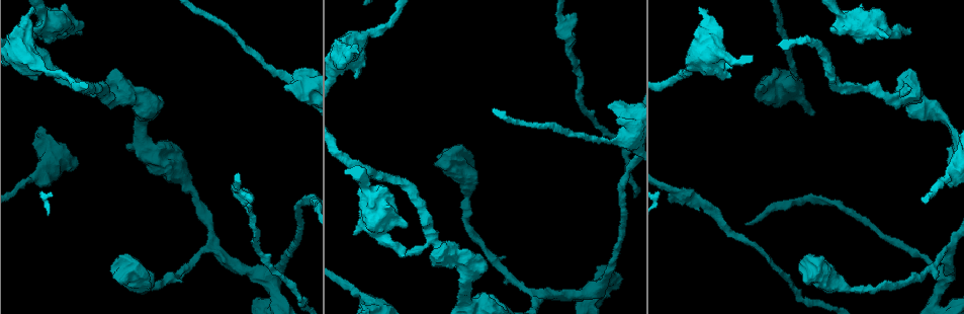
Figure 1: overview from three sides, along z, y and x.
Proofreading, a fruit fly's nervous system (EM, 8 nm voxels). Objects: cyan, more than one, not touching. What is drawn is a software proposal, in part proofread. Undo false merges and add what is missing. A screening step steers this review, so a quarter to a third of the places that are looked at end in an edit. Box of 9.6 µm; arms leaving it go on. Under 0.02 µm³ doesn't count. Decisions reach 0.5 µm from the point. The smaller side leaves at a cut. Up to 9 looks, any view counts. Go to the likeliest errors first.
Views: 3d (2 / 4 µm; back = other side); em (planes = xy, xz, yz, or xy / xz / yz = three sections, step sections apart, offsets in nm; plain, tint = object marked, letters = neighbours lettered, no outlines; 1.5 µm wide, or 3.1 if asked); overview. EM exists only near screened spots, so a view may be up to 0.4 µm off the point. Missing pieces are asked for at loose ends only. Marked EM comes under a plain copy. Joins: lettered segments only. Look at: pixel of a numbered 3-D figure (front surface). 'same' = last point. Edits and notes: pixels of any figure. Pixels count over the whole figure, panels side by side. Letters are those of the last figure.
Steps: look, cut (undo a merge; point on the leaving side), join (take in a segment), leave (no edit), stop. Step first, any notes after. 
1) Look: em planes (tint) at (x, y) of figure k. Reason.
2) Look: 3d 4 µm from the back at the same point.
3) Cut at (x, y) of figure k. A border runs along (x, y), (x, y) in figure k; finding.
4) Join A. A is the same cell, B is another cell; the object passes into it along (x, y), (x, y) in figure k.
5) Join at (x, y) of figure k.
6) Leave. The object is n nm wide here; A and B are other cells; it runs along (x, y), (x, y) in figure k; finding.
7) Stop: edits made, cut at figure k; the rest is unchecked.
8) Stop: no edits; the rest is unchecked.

Look: 3d 4 µm at (405, 255) of figure 1. Branch stops here.

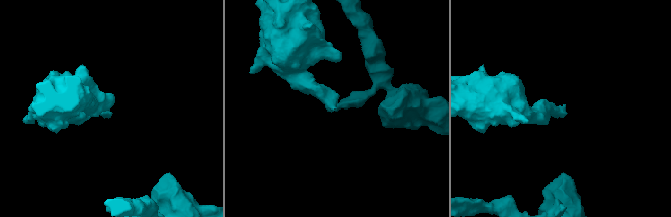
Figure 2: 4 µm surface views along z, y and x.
Look: em planes (letters) at (563, 106) of figure 2.

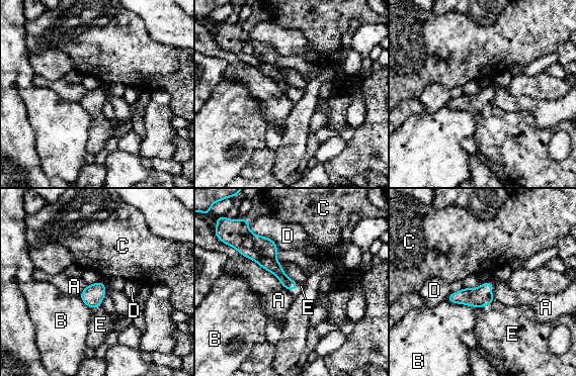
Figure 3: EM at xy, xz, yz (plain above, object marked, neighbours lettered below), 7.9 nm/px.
Join E. E is the same cell, A, B, C and D are other cells; the cell continues.

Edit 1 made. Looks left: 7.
Look: em planes (letters) at (358, 76) of figure 1. An open end.

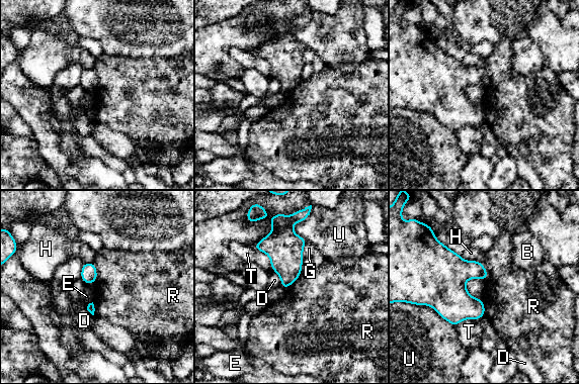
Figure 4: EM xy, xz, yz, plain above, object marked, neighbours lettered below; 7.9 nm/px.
Leave. B, D, E, G, H, R, T and U are other cells; none of them fits.

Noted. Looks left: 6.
Look: 3d 4 µm at (904, 100) of figure 1. Two arms in line, one across.

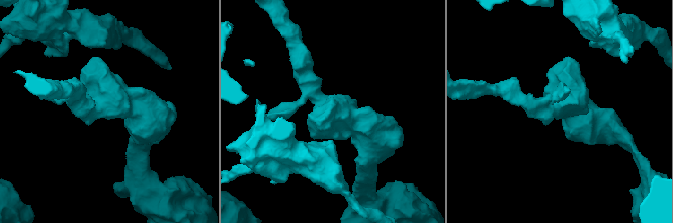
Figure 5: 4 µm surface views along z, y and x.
Look: em yz step 4 (tint) at (324, 102) of figure 5. Need the tissue.

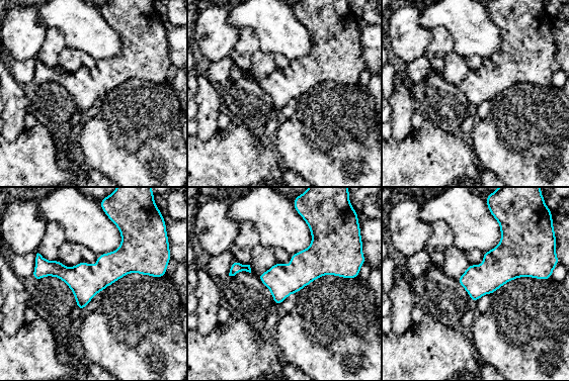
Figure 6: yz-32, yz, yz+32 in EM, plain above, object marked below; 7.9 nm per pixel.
Look: em yz step 4 (letters) at the same point. See the neighbours.

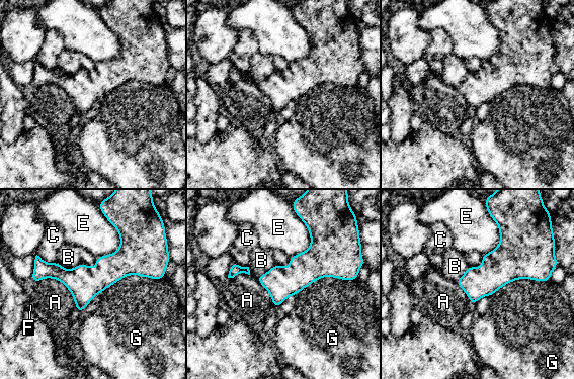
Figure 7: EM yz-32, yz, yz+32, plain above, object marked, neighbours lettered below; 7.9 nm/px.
Leave. A, B, C, E, F and G are other cells; it runs along (147, 272), (33, 279) in figure 7; one cell here.

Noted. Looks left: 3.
Look: 3d 4 µm at (284, 86) of figure 1. Thick end.

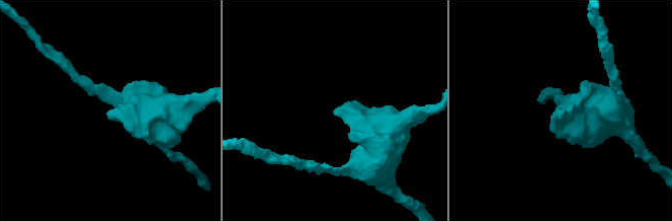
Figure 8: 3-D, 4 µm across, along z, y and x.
Look: em planes (letters) at (563, 110) of figure 8.

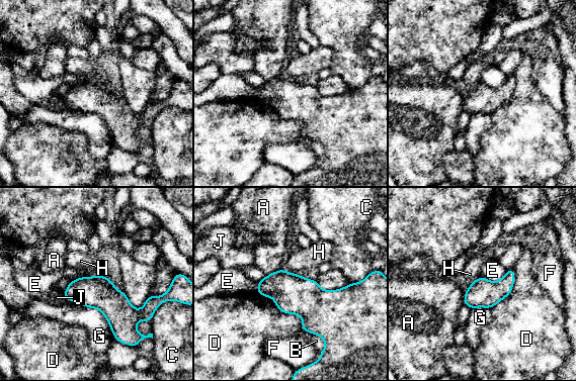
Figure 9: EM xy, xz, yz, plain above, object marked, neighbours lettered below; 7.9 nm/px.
Leave. A, B, C, D, E, F, G, H and J are other cells; a border runs along (506, 270), (495, 281), (481, 275) in figure 9; no lettered segment goes on from it.

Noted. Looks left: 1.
Stop: edits made, join at figure 3; the rest is unchecked.

